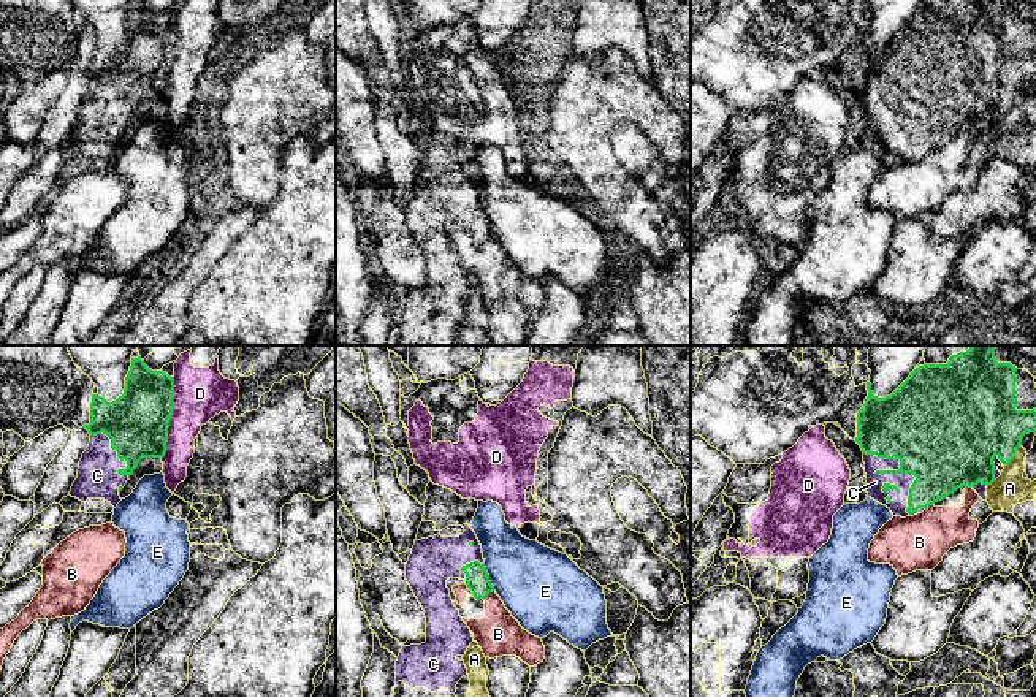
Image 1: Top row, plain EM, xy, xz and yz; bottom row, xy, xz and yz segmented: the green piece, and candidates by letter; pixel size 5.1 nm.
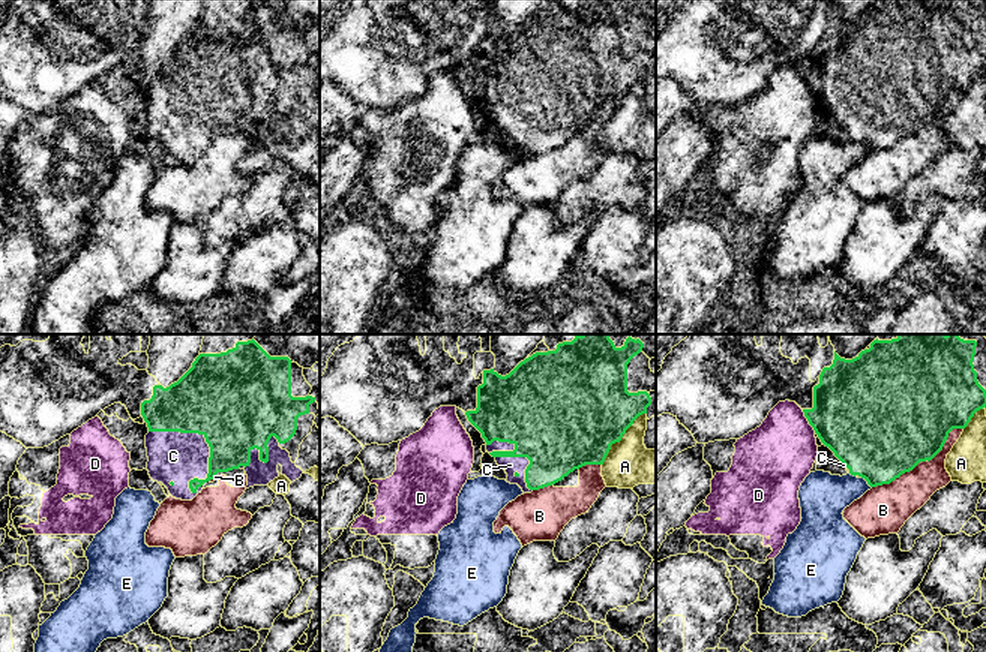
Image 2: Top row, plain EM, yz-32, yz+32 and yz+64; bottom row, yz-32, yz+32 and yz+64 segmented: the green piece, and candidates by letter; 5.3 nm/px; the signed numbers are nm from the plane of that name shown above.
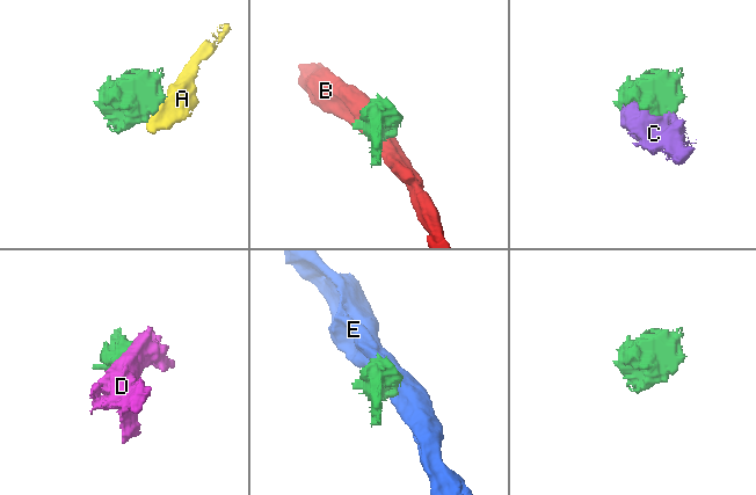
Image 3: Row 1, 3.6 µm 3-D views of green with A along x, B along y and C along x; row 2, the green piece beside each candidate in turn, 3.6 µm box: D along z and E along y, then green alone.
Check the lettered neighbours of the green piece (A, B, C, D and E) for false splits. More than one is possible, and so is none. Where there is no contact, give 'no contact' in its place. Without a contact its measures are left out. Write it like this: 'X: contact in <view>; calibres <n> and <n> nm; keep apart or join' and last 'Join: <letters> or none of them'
A: contact in yz; calibres 380 and 170 nm; keep apart
B: contact in xz; calibres 120 and 220 nm; keep apart
C: contact in yz; calibres 500 and 90 nm; join
D: contact in xy; calibres 320 and 280 nm; keep apart
E: contact in xz; calibres 120 and 380 nm; keep apart
Join: C

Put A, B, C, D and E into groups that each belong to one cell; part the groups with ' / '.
A / B / C / D / E

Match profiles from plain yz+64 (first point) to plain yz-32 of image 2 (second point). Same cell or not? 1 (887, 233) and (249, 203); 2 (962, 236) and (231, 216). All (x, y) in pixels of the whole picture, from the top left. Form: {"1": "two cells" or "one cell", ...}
{"1": "two cells", "2": "two cells"}

